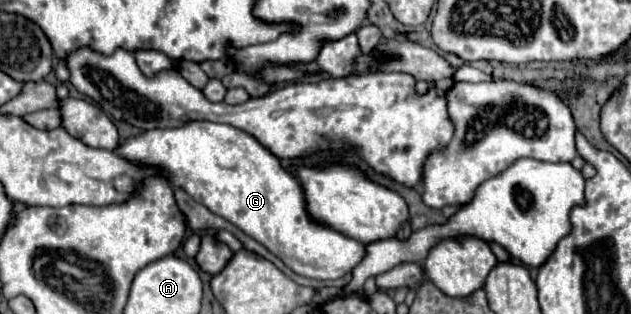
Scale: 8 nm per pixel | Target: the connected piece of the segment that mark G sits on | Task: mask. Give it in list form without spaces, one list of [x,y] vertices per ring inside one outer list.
[[[190,121],[180,129],[144,131],[142,135],[124,141],[116,153],[134,163],[160,165],[162,177],[170,179],[172,185],[182,187],[198,203],[204,203],[212,213],[224,217],[240,231],[244,231],[248,237],[262,243],[270,253],[282,259],[284,265],[288,265],[298,275],[312,279],[338,279],[346,273],[352,273],[352,269],[364,259],[366,245],[316,221],[308,213],[308,203],[298,177],[284,169],[280,161],[272,157],[272,153],[268,153],[268,149],[264,149],[252,135],[248,135],[242,129],[236,129],[226,123]]]

